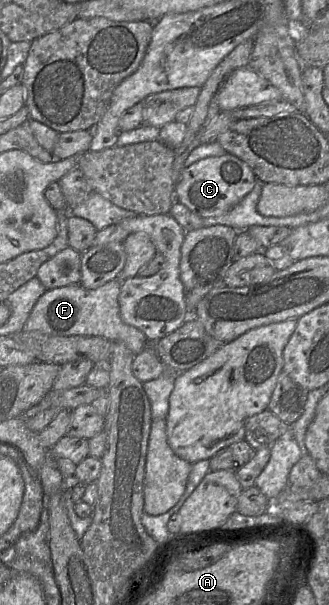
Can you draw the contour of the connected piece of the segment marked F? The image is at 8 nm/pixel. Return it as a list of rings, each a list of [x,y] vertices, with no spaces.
[[[114,279],[93,290],[85,289],[81,284],[47,290],[33,307],[23,330],[55,336],[104,337],[113,342],[125,343],[137,355],[147,347],[147,338],[142,331],[122,321],[119,305],[121,286],[121,280]]]

